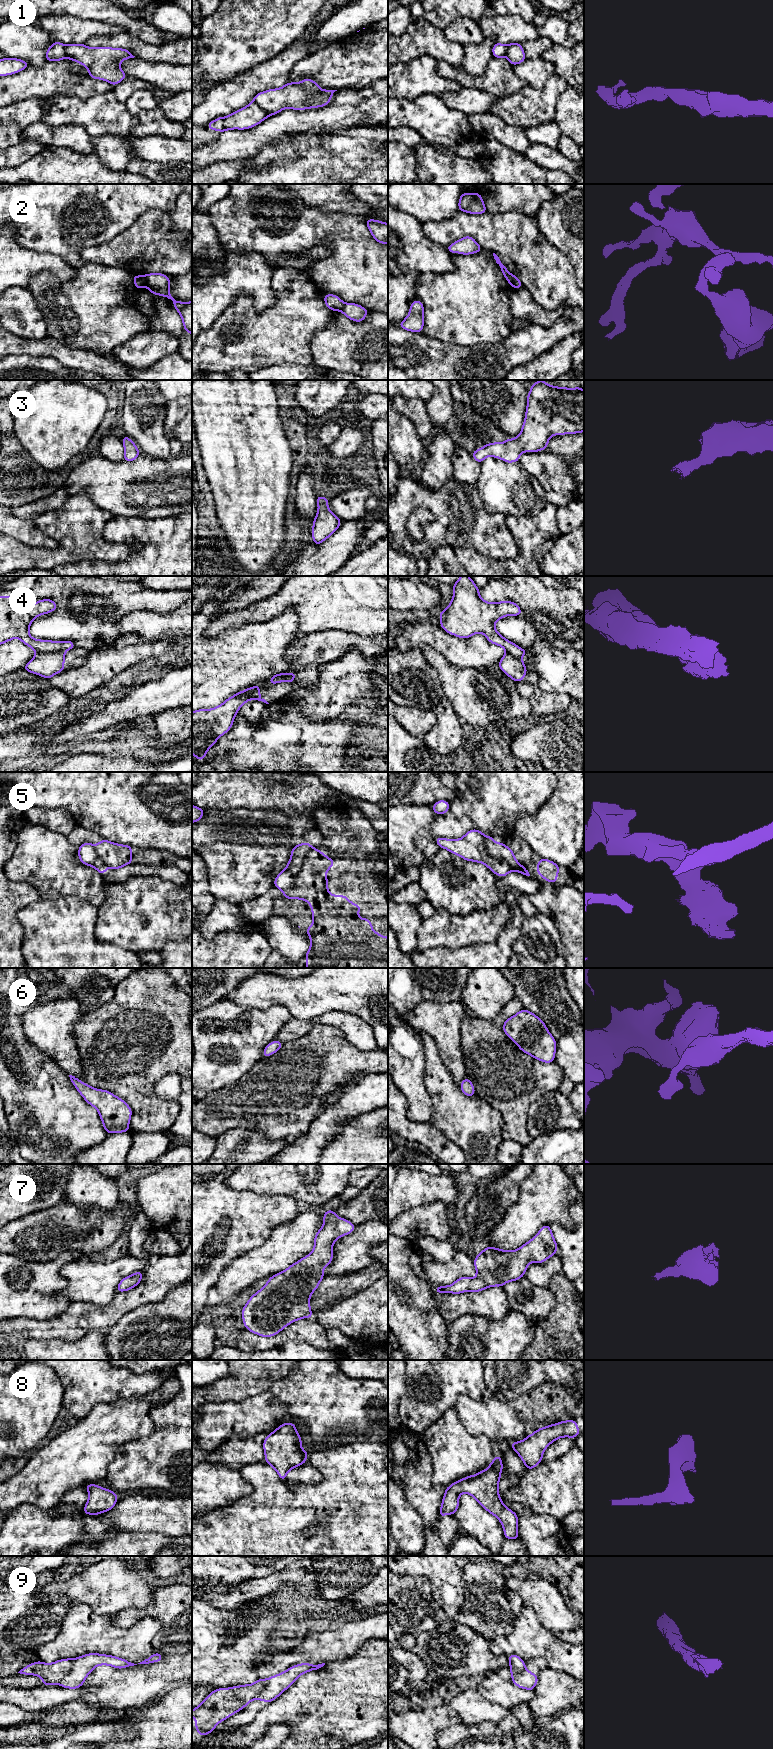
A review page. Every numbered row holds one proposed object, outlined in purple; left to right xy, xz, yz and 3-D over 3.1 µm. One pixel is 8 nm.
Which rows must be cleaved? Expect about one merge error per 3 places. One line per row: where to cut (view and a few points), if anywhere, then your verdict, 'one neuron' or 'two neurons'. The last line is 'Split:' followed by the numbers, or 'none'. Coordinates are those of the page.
1: cut xz (253, 100), (269, 115); two neurons
2: cut xy (145, 275), (146, 285); two neurons
3: cut none; one neuron
4: cut xy (63, 650), (37, 653); two neurons
5: cut xz (312, 848), (307, 854), (294, 884), (284, 891); two neurons
6: cut none; one neuron
7: cut none; one neuron
8: cut none; one neuron
9: cut xy (74, 1662), (71, 1669), (58, 1683); two neurons
Split: 1, 2, 4, 5, 9

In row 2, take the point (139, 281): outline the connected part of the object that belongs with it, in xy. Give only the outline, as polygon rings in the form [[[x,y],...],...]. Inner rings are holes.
[[[133,275],[133,281],[136,289],[140,289],[146,286],[146,275]]]

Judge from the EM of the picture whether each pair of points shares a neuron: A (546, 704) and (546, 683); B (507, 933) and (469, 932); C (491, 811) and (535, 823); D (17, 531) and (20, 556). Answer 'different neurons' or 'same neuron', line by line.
A: different neurons
B: different neurons
C: different neurons
D: different neurons

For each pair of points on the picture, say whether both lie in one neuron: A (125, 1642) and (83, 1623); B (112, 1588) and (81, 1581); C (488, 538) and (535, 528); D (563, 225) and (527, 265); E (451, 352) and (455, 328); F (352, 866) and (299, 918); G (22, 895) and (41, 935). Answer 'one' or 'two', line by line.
A: one
B: one
C: two
D: two
E: two
F: one
G: two

